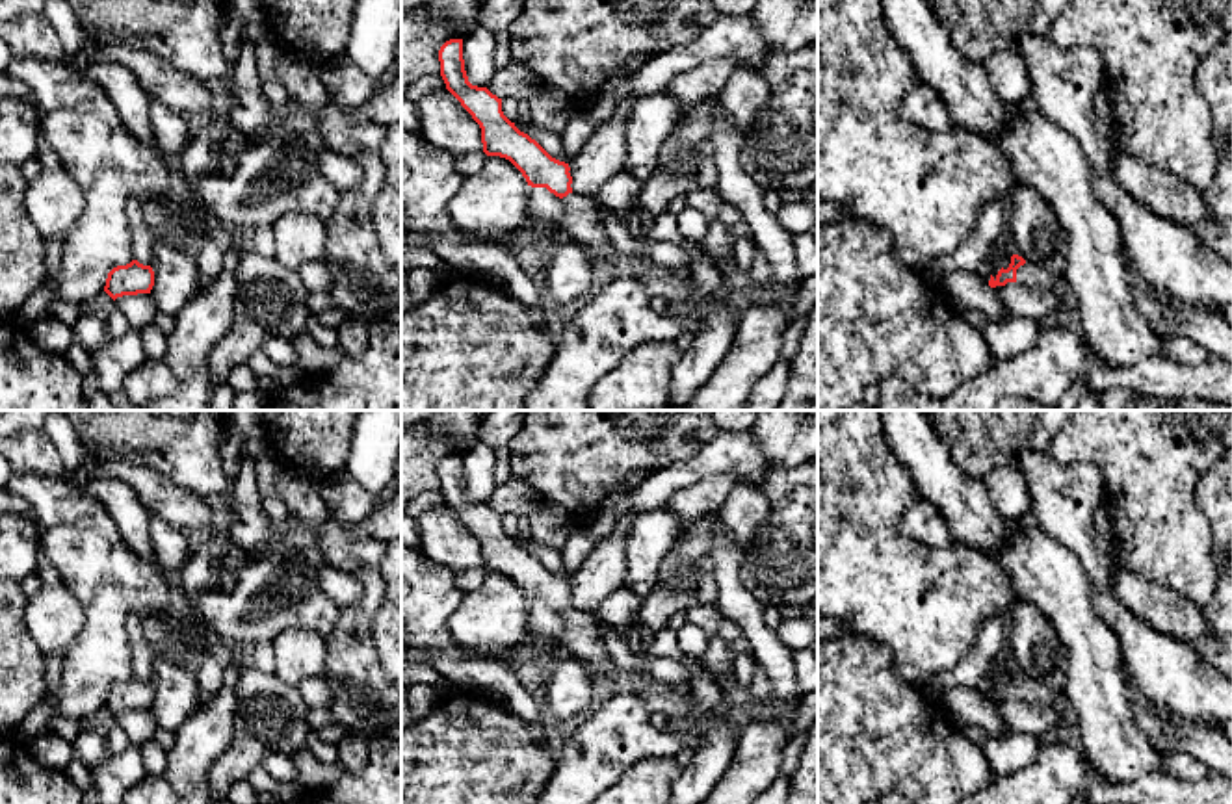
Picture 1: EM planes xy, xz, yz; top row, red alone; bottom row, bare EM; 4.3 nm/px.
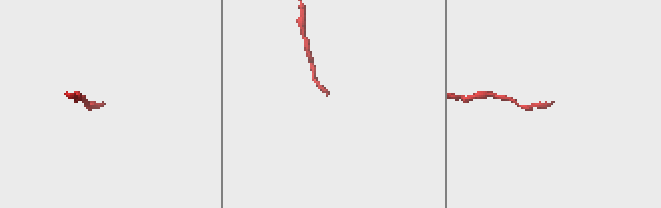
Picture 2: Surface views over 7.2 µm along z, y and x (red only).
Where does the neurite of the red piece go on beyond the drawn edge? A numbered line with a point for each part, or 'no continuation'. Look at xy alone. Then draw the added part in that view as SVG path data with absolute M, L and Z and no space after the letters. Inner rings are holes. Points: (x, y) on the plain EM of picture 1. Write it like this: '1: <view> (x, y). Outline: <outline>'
no continuation

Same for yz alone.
1: yz (1032, 691). Outline: M1029 678L1016 685L1016 698L1033 706L1063 706L1063 694Z

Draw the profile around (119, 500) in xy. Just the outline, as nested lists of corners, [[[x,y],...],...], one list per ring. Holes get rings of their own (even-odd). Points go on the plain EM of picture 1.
[[[87,477],[78,488],[111,516],[132,551],[145,561],[154,561],[151,512],[132,486],[110,477]]]

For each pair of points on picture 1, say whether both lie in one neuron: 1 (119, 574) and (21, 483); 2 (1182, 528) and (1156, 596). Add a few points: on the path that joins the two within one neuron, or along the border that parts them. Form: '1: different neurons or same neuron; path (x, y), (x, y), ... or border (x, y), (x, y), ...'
1: different neurons; border (101, 509), (41, 531)
2: different neurons; border (1121, 565), (1169, 587), (1197, 608)

